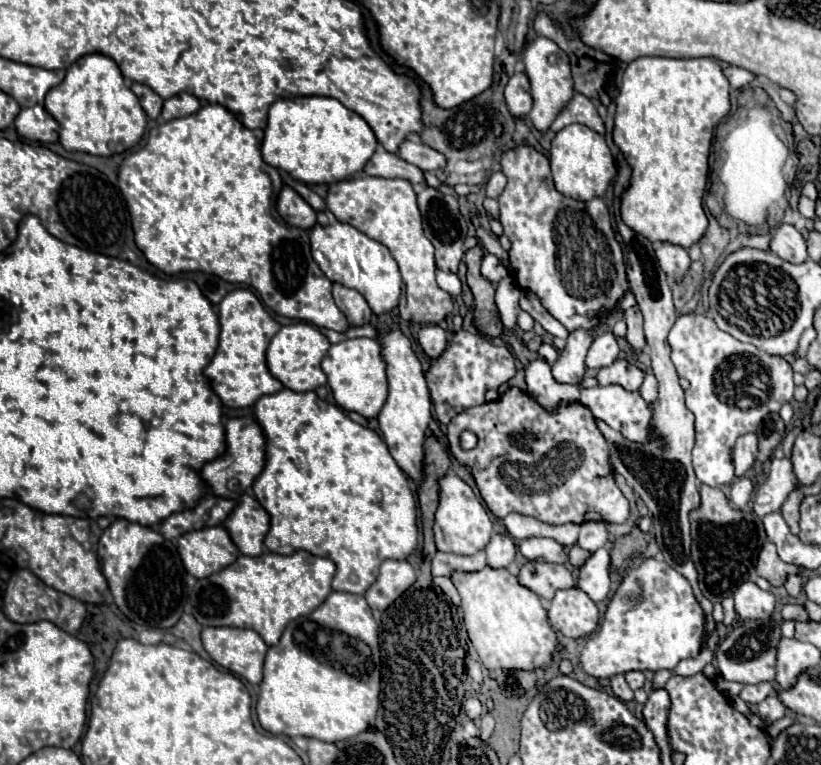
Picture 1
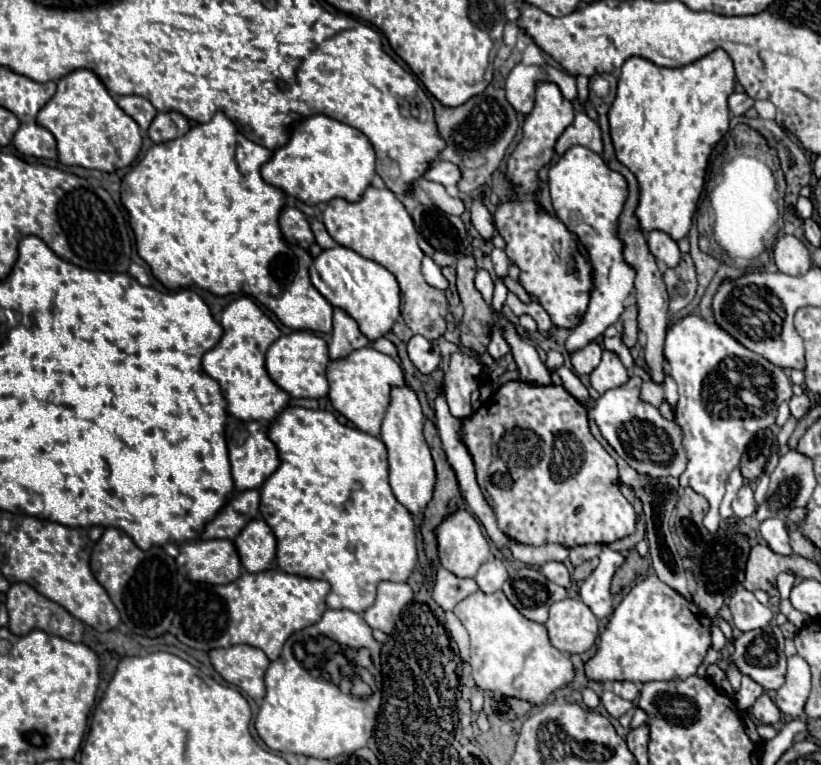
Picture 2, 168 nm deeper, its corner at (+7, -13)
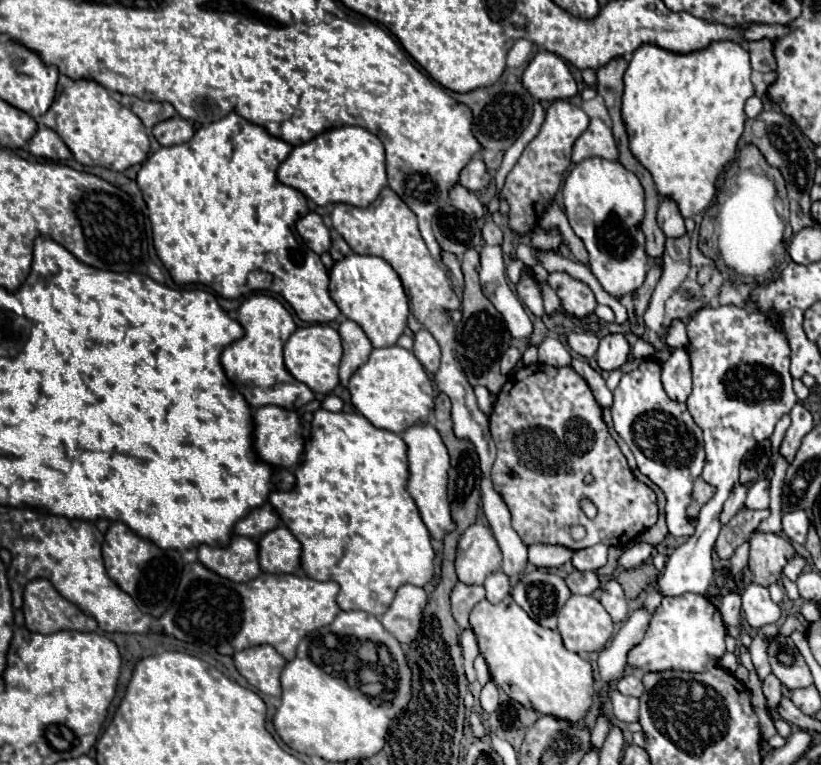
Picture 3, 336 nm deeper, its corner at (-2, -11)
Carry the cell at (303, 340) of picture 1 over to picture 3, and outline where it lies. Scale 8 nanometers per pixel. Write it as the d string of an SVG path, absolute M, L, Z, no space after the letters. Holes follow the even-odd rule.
M306 325L296 329L296 333L284 345L286 369L302 383L306 383L314 393L326 395L338 385L338 365L342 359L342 341L336 329L330 325Z

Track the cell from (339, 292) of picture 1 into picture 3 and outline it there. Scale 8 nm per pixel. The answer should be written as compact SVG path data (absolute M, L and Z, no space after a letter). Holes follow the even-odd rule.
M348 319L340 323L338 333L340 333L342 345L344 345L344 355L342 355L342 363L340 363L340 385L346 387L352 373L368 361L372 343L366 337L366 333L362 331L362 327Z

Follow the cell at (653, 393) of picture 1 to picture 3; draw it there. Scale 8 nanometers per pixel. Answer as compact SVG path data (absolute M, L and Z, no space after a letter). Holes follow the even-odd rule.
M674 349L670 359L662 365L662 385L670 399L678 403L686 403L692 391L690 357L686 349Z

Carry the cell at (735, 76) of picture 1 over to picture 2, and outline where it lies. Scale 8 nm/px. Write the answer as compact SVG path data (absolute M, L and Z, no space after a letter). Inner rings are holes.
M731 93L729 95L729 109L733 115L743 115L753 105L753 99L747 93Z

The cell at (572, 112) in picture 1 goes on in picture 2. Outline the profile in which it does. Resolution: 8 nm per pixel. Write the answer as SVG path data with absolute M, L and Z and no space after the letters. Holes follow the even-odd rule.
M583 111L575 113L575 121L561 133L561 137L555 143L555 151L557 151L557 155L563 155L573 145L589 147L595 153L603 151L599 125L593 119L589 119L587 113L583 113Z

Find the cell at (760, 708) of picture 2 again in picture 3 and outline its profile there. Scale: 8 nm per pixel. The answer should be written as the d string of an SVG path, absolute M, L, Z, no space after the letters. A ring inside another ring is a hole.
M770 673L764 679L764 695L768 699L768 709L774 713L780 703L780 697L782 697L782 683L778 677L774 677L774 673Z

